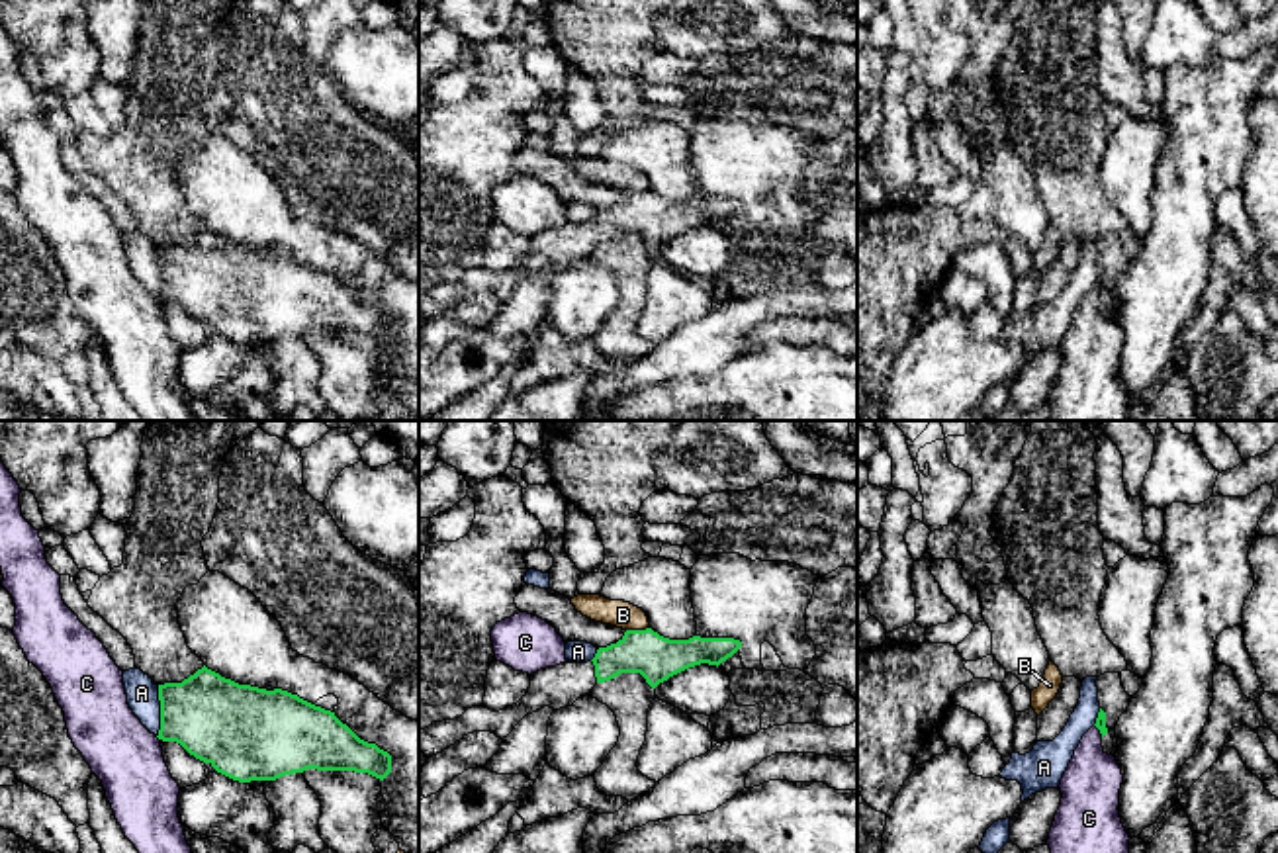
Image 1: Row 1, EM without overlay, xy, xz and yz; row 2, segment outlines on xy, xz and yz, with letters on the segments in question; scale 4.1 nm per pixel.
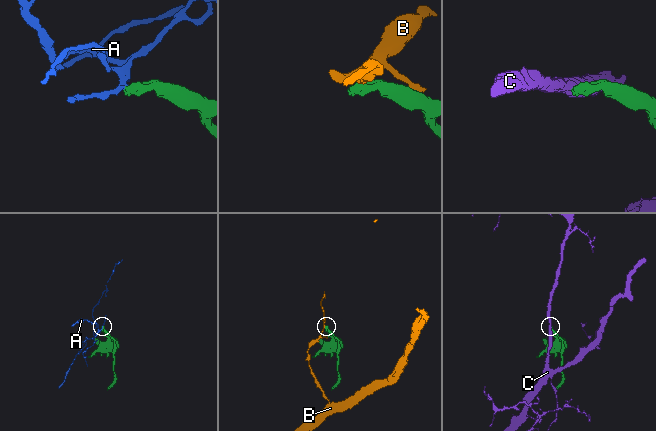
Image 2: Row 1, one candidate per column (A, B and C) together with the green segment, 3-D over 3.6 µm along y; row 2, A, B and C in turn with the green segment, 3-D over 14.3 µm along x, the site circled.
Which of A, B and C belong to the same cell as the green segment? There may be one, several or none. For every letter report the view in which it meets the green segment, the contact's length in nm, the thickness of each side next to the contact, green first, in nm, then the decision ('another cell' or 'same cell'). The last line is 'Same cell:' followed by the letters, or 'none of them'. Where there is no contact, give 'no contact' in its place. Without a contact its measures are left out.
A: contact in xy; length 220 nm; calibres 360 and 130 nm; another cell
B: contact in xz; length 100 nm; calibres 190 and 110 nm; another cell
C: contact in yz; length 70 nm; calibres 50 and 240 nm; another cell
Same cell: none of them

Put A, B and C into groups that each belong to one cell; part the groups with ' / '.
A / B / C

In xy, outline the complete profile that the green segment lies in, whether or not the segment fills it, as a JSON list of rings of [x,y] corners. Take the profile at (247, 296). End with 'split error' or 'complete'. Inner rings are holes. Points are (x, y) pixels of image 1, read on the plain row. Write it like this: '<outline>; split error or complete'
[[[205,227],[182,245],[159,247],[159,301],[180,305],[217,335],[276,342],[317,333],[368,335],[384,342],[391,317],[360,301],[335,274],[282,250],[239,247]]]; complete

